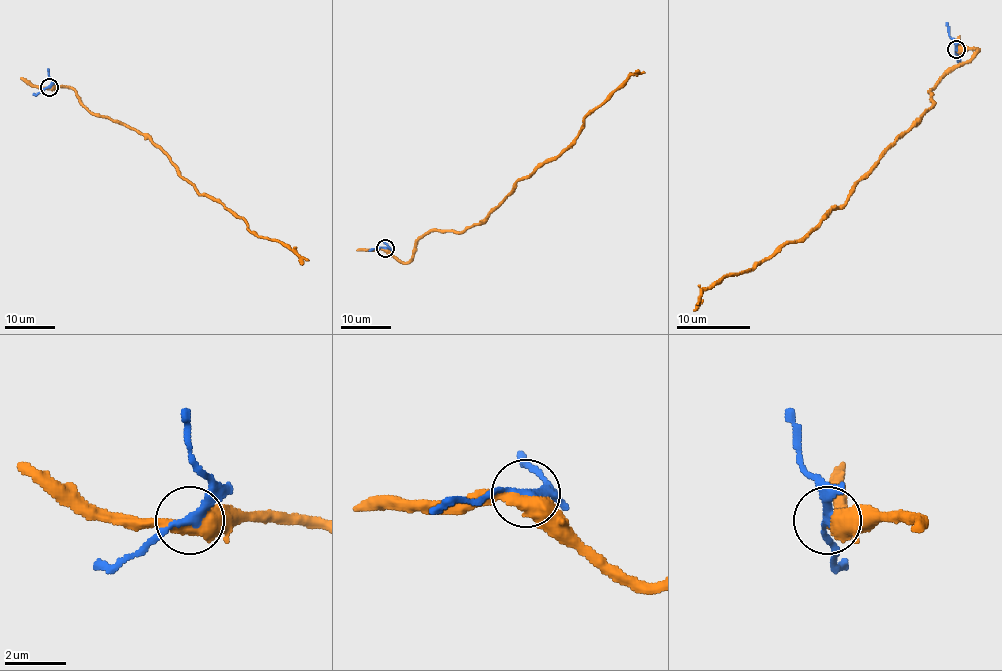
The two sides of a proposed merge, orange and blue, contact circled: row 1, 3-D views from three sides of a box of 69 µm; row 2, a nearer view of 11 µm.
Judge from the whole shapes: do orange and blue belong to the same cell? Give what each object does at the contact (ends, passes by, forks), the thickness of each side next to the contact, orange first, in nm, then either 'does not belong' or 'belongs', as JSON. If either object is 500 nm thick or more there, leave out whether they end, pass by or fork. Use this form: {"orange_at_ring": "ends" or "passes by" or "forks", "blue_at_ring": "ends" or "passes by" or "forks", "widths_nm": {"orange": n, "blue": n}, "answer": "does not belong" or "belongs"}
{"widths_nm": {"orange": 500, "blue": 240}, "answer": "does not belong"}

